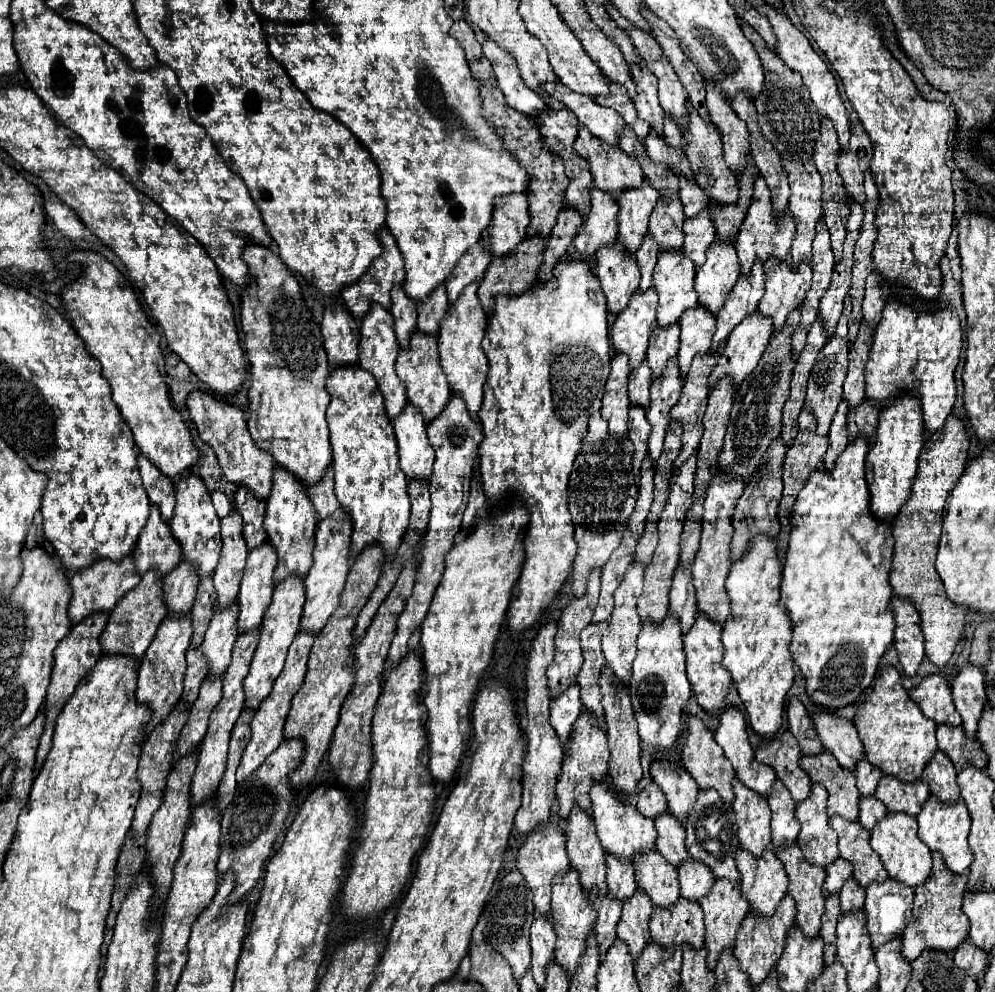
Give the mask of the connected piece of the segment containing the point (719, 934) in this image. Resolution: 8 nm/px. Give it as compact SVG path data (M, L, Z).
M717 880L711 888L711 892L701 900L701 908L705 912L705 950L707 950L707 966L713 970L717 966L717 960L723 950L735 946L735 934L745 920L749 912L747 900L741 896L739 884L733 884L729 880Z

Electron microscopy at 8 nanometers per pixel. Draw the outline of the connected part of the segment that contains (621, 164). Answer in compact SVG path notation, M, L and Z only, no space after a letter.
M583 124L579 126L575 150L589 162L595 186L613 194L613 198L619 198L621 192L643 184L643 172L637 160L627 156L621 148L613 148L595 138Z

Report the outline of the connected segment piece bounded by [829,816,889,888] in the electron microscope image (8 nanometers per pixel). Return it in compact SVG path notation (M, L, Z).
M835 816L829 824L839 834L839 854L853 864L853 878L859 886L867 888L871 882L885 882L889 878L879 856L869 846L869 832L859 822Z

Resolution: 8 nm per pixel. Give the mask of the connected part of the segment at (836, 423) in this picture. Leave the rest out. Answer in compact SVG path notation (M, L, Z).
M841 402L839 408L837 408L837 412L835 412L835 418L831 422L831 430L827 434L827 438L829 438L829 450L827 450L825 462L823 462L825 470L833 470L835 460L839 458L839 454L849 444L849 440L847 440L847 410L849 410L847 404Z

